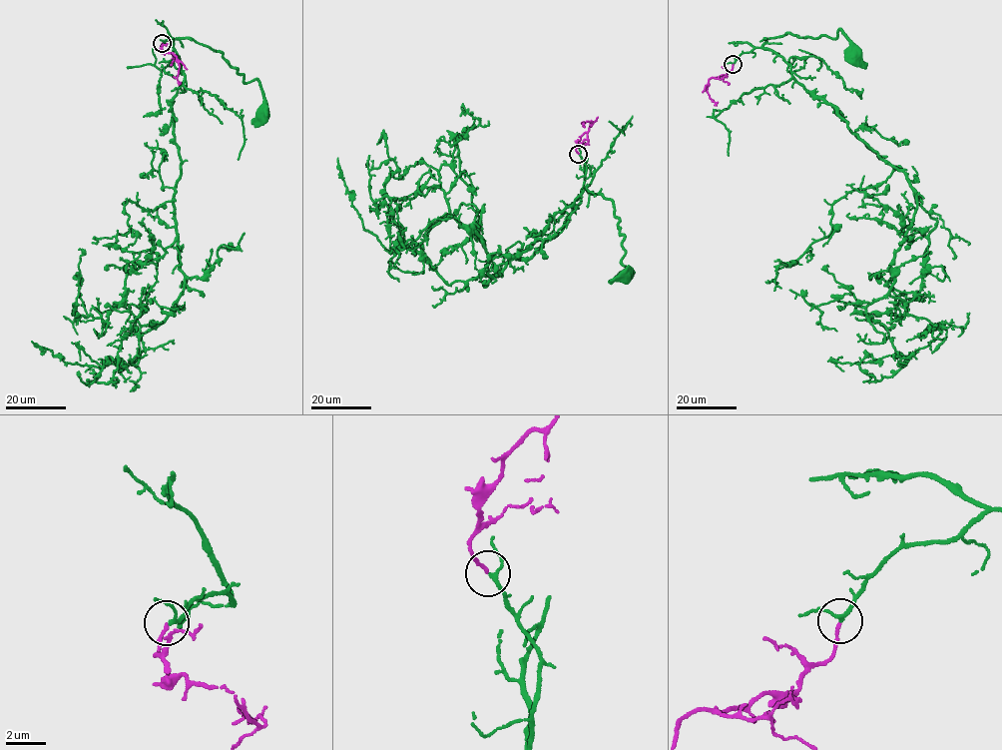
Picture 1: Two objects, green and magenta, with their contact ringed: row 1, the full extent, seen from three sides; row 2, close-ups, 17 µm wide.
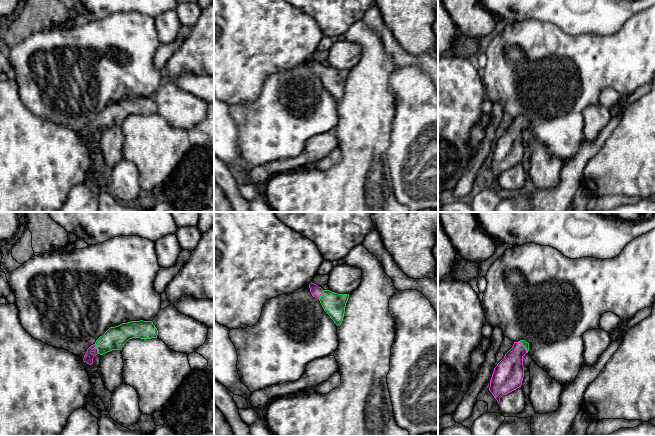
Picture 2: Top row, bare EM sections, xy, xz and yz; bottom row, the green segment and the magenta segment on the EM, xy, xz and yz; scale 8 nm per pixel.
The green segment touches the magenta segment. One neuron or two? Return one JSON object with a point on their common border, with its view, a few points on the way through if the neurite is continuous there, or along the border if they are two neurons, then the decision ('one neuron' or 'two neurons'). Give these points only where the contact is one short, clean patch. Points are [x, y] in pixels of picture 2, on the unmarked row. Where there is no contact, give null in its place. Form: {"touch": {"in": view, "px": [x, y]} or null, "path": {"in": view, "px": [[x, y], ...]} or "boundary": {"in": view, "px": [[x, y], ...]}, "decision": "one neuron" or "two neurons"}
{"touch": {"in": "yz", "px": [524, 122]}, "path": {"in": "yz", "px": [[523, 118], [524, 122], [514, 132], [509, 148]]}, "decision": "one neuron"}

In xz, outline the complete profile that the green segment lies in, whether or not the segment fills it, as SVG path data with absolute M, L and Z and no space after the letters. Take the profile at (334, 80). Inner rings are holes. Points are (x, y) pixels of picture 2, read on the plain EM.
M312 58L309 60L309 64L312 72L320 77L324 87L330 92L334 99L337 102L340 101L344 94L349 70L338 70L330 66L323 66Z

